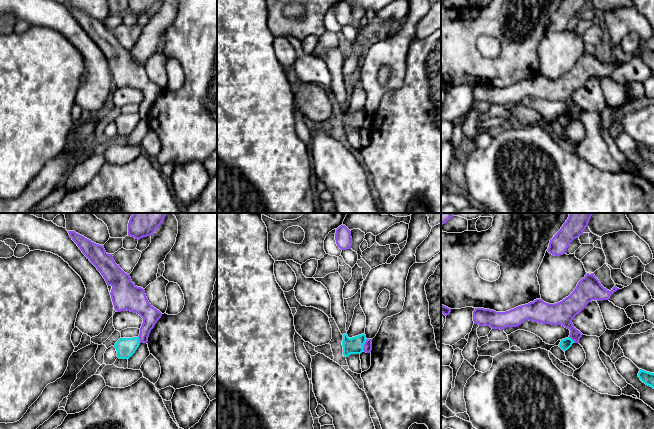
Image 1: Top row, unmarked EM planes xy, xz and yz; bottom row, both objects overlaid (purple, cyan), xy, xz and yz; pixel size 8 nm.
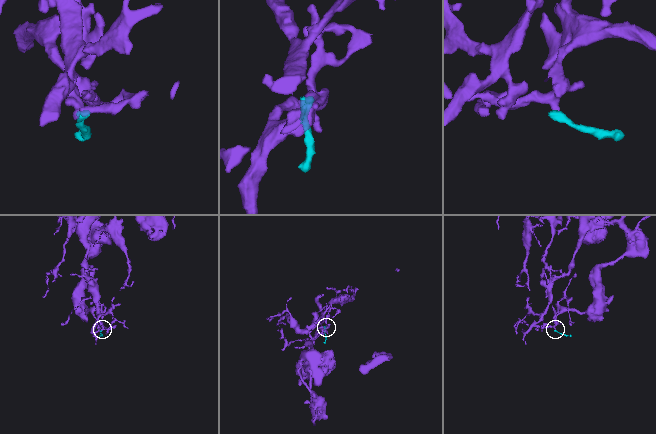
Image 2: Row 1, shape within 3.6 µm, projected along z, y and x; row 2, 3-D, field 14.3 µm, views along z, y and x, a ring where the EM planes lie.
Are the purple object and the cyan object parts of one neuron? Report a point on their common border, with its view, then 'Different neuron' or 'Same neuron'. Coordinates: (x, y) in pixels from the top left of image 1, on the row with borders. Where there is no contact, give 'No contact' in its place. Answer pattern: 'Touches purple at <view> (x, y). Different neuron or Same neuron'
Touches purple at xz (364, 345). Different neuron

